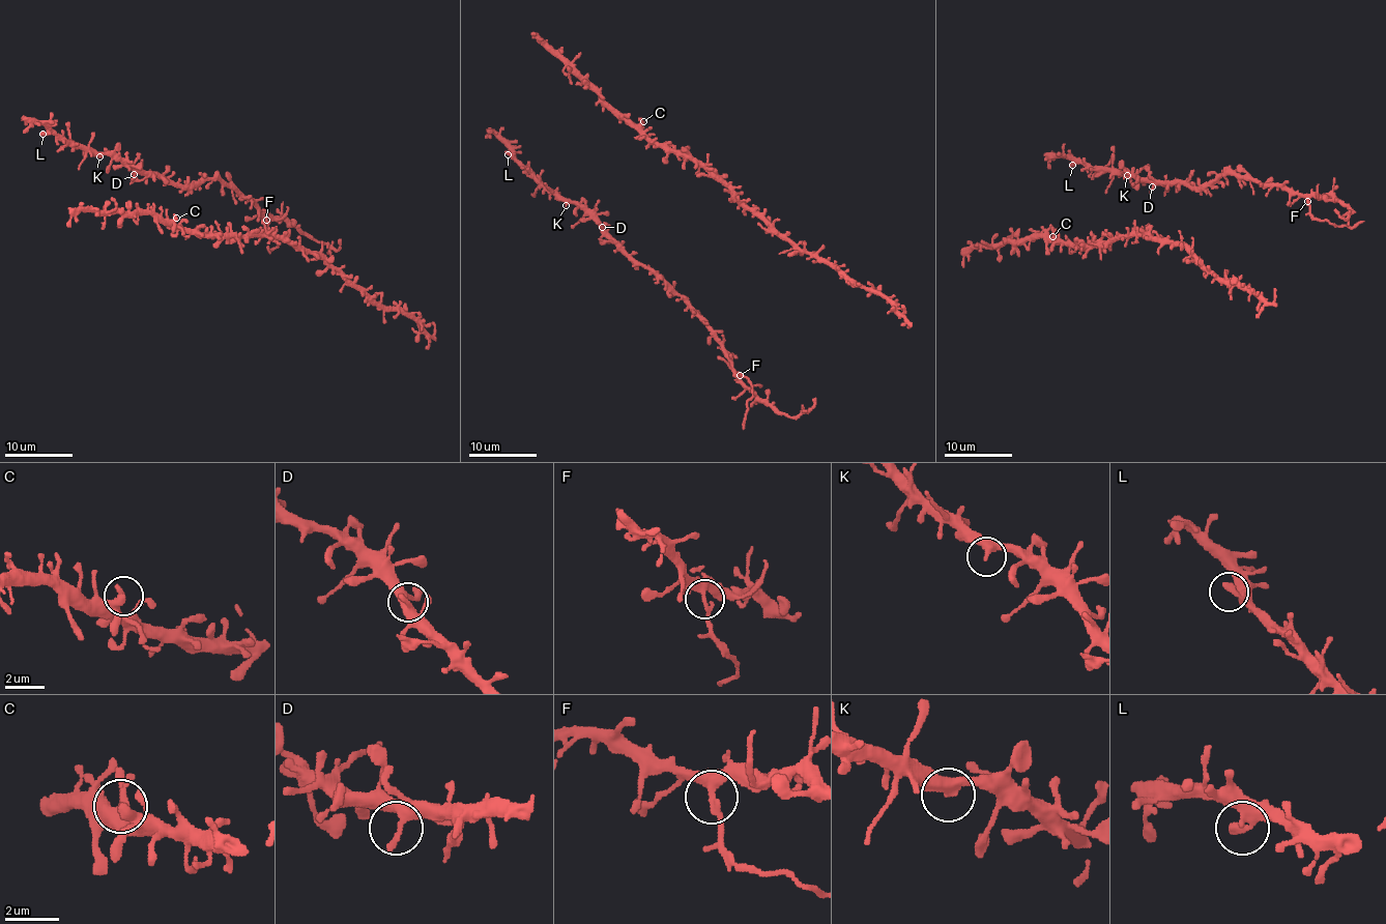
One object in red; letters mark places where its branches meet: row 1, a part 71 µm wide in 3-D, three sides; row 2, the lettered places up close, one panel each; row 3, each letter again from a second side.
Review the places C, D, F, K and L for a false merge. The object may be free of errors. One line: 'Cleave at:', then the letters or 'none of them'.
Cleave at: F

